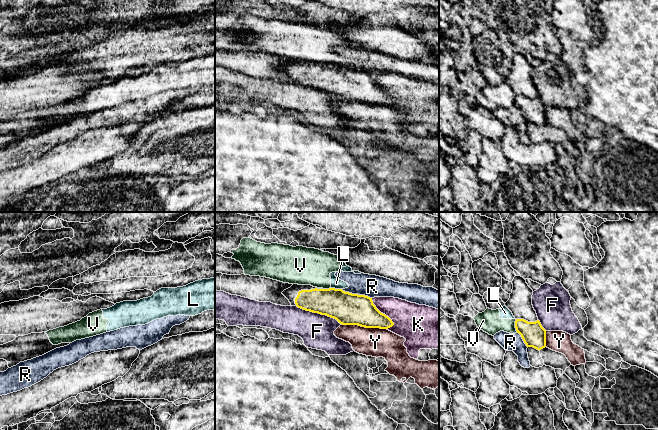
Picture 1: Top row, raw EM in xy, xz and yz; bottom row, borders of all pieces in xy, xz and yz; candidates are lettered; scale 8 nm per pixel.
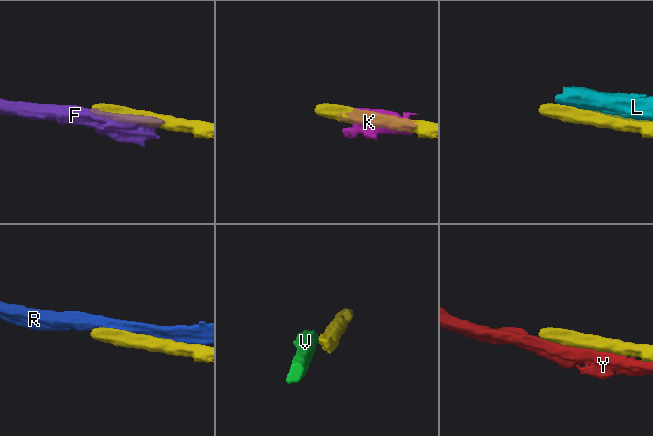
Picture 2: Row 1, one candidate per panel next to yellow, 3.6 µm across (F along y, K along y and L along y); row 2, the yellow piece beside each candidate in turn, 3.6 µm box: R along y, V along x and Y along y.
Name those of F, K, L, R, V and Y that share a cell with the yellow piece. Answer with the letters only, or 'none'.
none

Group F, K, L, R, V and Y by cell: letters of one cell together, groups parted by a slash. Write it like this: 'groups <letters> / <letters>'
groups F / K / L V / R / Y

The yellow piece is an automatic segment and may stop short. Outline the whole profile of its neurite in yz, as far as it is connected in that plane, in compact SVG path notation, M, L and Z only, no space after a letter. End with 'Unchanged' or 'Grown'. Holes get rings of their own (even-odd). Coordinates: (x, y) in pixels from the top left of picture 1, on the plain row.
M516 95L515 104L527 123L541 126L546 123L546 106L539 96L528 98L524 95Z. Unchanged

